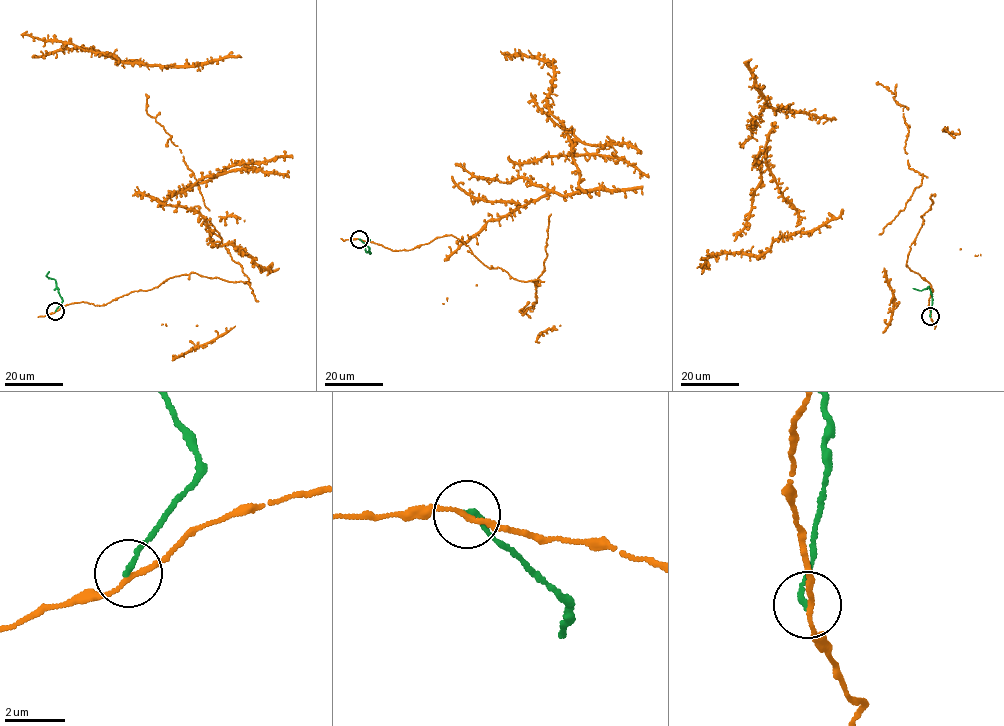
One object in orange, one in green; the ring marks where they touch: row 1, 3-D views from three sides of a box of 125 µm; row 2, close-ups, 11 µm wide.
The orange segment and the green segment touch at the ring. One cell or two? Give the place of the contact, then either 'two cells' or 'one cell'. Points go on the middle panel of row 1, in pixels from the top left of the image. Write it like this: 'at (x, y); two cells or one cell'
at (359, 239); two cells

